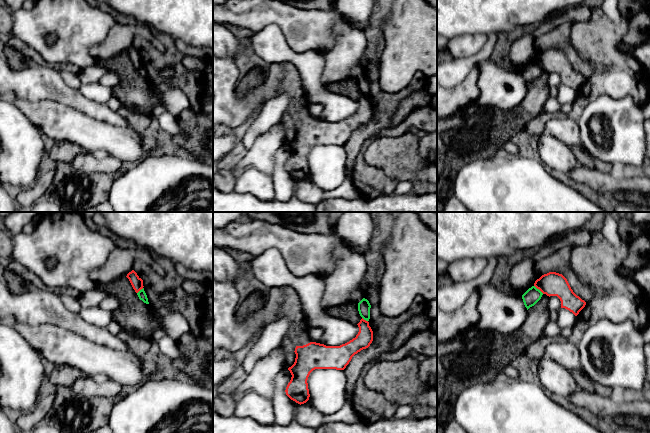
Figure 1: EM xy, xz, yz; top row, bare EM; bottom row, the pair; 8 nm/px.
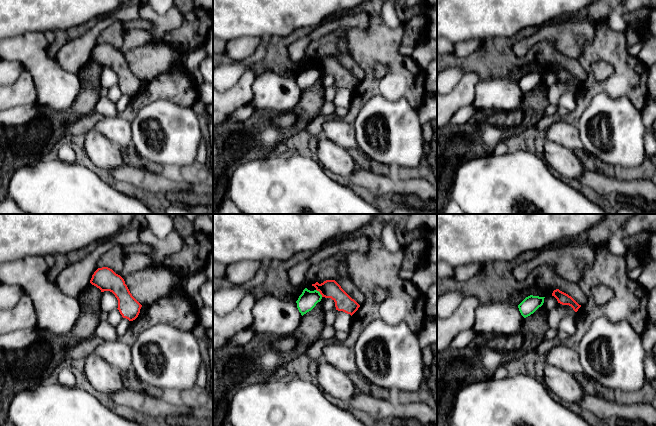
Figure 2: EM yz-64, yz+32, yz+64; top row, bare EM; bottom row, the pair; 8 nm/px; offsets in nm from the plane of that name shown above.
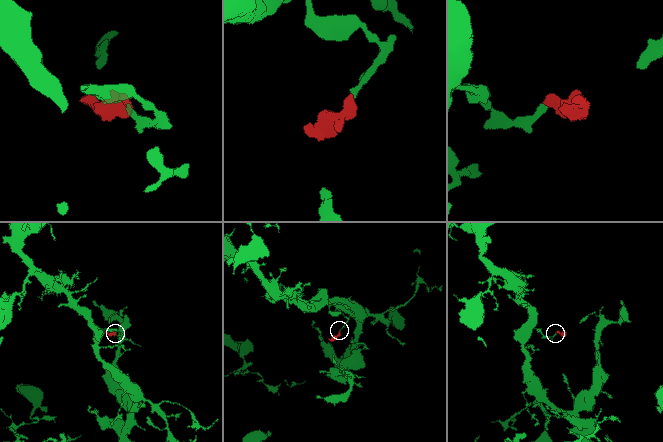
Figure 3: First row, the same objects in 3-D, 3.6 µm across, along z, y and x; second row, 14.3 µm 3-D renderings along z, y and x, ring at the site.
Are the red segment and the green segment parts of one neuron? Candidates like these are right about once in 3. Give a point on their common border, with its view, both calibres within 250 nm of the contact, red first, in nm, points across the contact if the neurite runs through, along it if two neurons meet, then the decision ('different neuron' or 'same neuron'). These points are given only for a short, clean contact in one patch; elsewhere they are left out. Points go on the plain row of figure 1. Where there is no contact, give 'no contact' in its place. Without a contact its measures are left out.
yz (539, 65) | 190/120 nm | along yz (534, 61), (543, 69) | different neuron

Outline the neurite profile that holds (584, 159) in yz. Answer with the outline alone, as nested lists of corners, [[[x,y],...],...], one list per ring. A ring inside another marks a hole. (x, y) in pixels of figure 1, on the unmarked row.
[[[581,147],[574,148],[574,152],[583,165],[594,165],[595,161],[591,156],[588,156]]]

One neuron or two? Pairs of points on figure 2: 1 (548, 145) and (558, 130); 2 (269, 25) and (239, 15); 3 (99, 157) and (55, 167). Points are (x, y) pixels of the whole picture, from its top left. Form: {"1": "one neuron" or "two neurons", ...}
{"1": "two neurons", "2": "one neuron", "3": "two neurons"}

